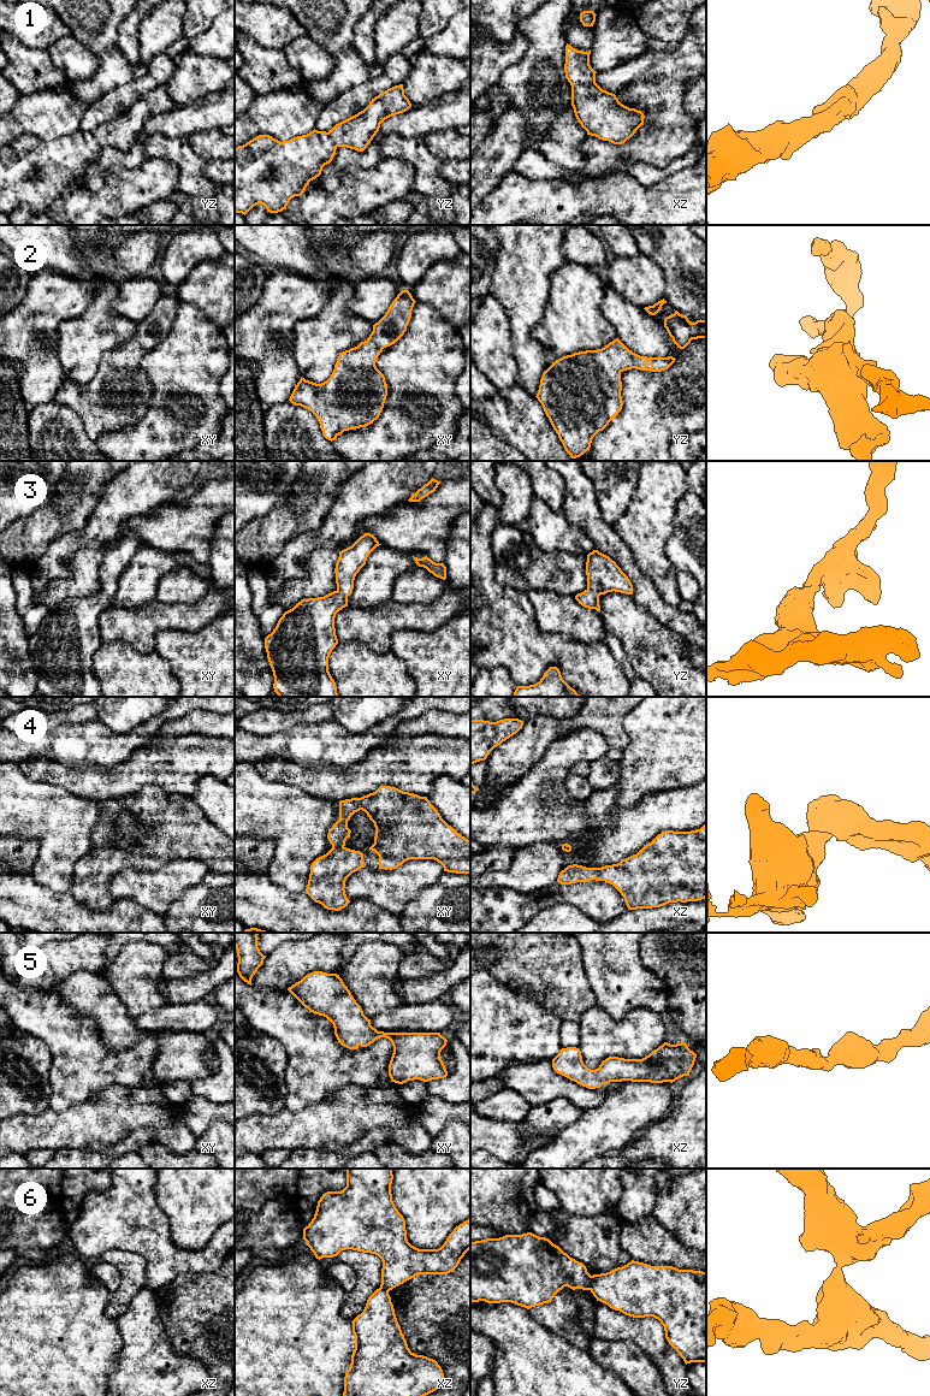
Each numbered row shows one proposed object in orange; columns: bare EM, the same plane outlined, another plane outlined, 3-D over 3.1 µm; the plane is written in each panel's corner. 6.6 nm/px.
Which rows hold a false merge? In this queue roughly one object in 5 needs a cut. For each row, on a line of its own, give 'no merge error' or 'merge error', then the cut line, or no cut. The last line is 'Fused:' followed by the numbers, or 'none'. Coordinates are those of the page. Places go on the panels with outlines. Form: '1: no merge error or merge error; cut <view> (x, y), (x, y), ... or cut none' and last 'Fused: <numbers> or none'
1: no merge error; cut none
2: no merge error; cut none
3: no merge error; cut none
4: no merge error; cut none
5: no merge error; cut none
6: merge error; cut yz (592, 1276), (588, 1289)
Fused: 6

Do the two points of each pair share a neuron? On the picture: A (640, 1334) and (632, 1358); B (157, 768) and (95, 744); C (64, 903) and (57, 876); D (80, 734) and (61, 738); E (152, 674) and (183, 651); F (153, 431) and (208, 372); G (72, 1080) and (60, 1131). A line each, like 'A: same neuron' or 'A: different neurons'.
A: different neurons
B: different neurons
C: different neurons
D: same neuron
E: different neurons
F: same neuron
G: different neurons

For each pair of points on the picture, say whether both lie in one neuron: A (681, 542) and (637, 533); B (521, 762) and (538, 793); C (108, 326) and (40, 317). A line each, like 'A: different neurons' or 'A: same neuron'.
A: different neurons
B: different neurons
C: different neurons

